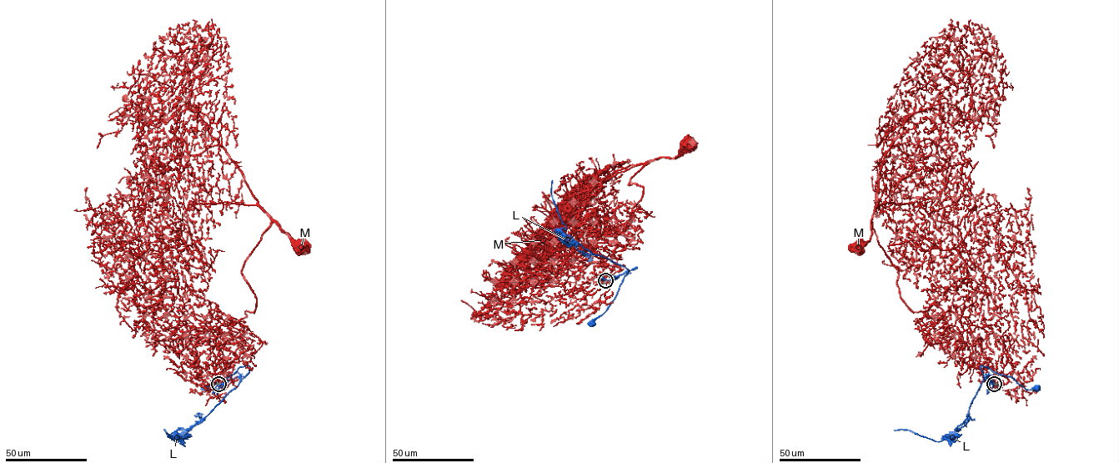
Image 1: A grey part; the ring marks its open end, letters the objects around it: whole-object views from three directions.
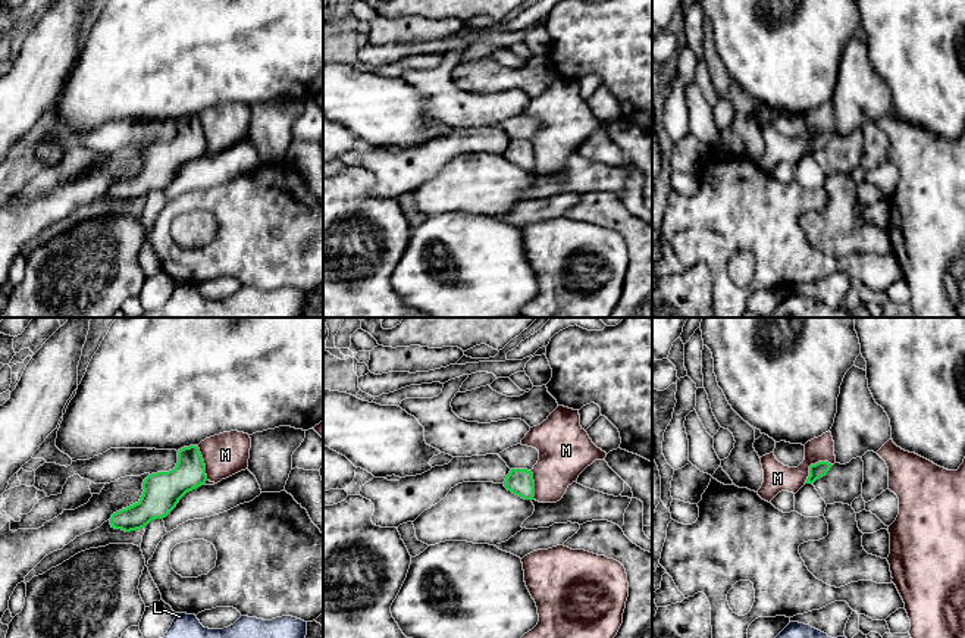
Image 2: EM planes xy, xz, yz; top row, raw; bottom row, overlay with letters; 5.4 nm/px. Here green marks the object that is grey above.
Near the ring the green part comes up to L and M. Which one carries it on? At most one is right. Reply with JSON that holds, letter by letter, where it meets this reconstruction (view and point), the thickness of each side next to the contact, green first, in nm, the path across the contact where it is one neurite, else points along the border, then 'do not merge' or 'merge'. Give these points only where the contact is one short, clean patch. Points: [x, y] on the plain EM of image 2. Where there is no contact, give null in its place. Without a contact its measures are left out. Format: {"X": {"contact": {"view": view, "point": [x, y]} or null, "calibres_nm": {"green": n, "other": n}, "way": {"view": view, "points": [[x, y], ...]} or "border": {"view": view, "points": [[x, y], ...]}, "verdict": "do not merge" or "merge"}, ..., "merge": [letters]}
{"L": {"contact": null, "verdict": "merge"}, "M": {"contact": {"view": "yz", "point": [812, 135]}, "calibres_nm": {"green": 90, "other": 150}, "border": {"view": "yz", "points": [[832, 134], [812, 134], [810, 146], [804, 153]]}, "verdict": "do not merge"}, "merge": ["L"]}

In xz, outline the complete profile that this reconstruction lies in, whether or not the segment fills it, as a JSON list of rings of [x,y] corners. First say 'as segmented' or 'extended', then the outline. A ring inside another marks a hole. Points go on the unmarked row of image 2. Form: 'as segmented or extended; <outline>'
as segmented; [[[511,140],[504,151],[504,157],[524,171],[533,171],[535,168],[535,151],[532,141]]]

